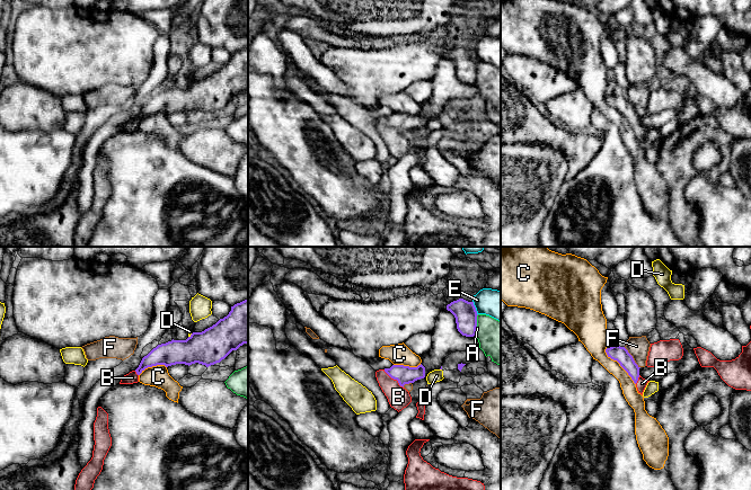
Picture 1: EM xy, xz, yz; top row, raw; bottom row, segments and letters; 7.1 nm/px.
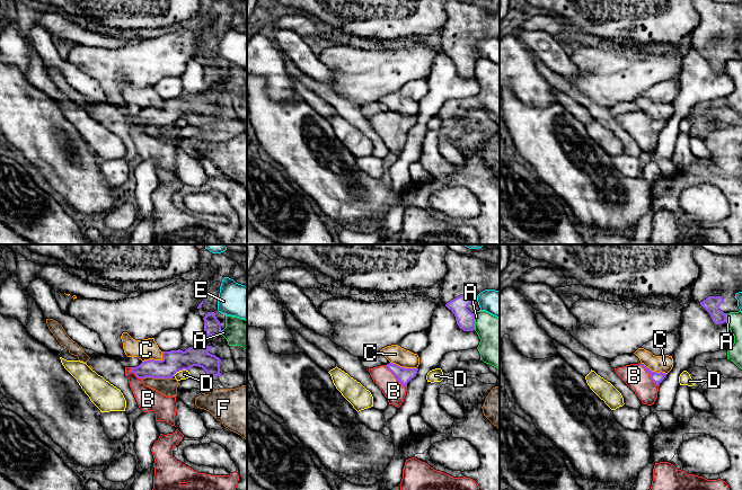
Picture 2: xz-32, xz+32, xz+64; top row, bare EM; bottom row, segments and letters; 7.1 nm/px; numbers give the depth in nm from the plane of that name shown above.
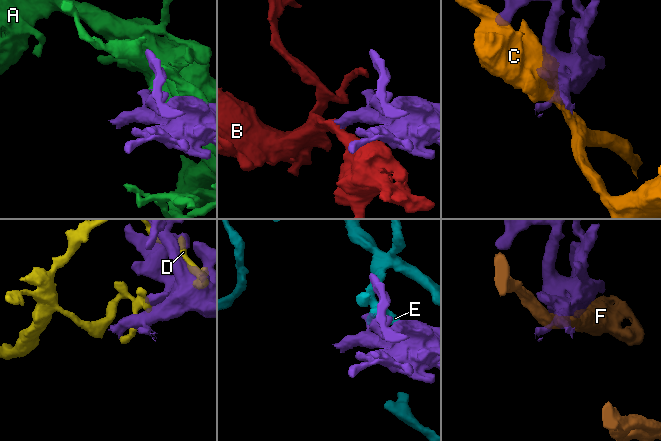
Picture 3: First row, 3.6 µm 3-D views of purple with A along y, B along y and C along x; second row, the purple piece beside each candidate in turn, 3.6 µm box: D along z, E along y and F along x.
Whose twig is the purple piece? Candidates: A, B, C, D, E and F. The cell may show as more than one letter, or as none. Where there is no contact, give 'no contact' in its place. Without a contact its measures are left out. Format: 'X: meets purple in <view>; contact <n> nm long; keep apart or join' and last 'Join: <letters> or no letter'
A: meets purple in xz; contact 150 nm long; keep apart
B: meets purple in xz; contact 190 nm long; join
C: meets purple in yz; contact 340 nm long; keep apart
D: meets purple in xy; contact 40 nm long; keep apart
E: meets purple in xz; contact 110 nm long; keep apart
F: meets purple in yz; contact 190 nm long; keep apart
Join: B

